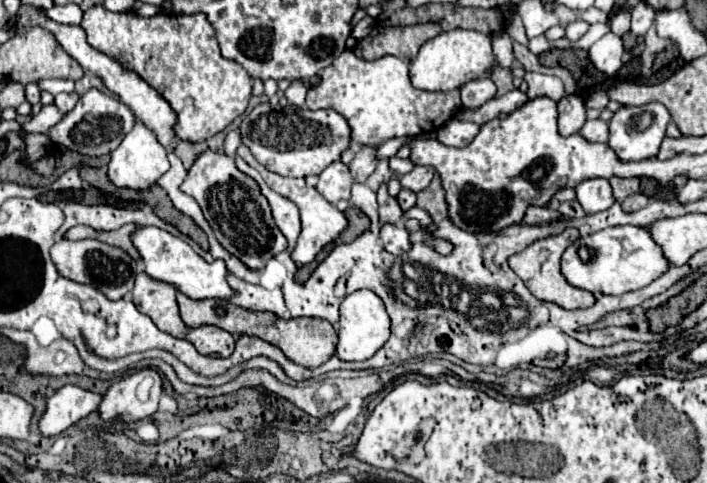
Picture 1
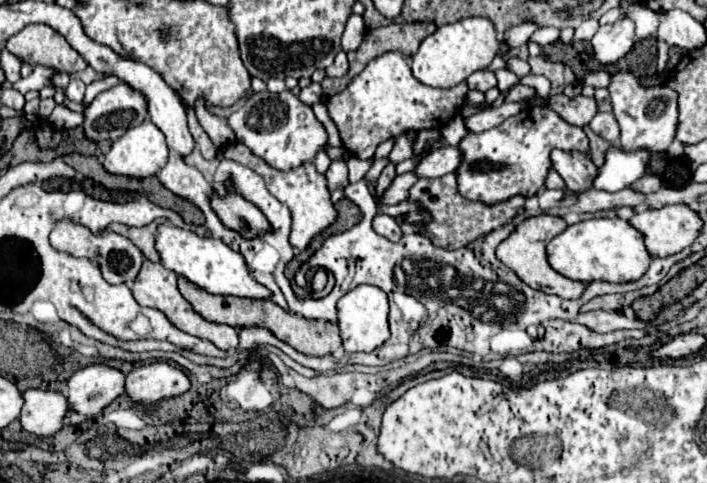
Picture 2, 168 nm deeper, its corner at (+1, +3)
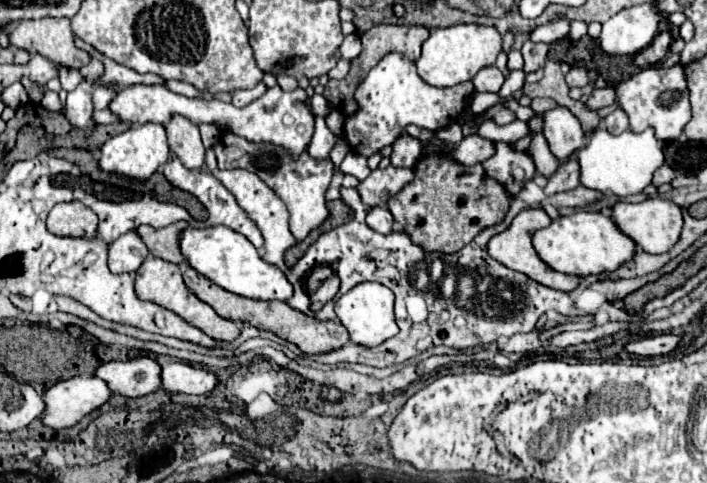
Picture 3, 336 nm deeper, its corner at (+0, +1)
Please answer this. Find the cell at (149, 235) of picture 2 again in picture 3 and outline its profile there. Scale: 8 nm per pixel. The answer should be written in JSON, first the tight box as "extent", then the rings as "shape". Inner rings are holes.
{"extent":[136,220,188,264],"shape":[[[180,220],[180,222],[174,222],[170,226],[164,226],[164,228],[152,228],[152,226],[138,226],[136,228],[136,234],[142,238],[142,242],[146,244],[148,252],[156,258],[162,258],[166,262],[172,262],[172,264],[184,264],[184,258],[178,250],[178,234],[188,228],[188,222]]]}

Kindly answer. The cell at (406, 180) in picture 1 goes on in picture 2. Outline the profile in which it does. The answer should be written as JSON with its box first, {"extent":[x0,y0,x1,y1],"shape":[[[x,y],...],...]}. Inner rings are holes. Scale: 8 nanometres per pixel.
{"extent":[415,144,461,178],"shape":[[[443,144],[441,148],[433,150],[429,156],[425,156],[417,168],[415,174],[419,178],[439,178],[443,174],[455,172],[461,164],[461,150],[457,146]]]}

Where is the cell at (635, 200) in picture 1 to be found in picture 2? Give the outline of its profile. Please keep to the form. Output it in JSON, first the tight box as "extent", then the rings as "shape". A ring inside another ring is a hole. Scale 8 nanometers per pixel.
{"extent":[631,174,661,194],"shape":[[[647,174],[647,176],[643,176],[641,180],[633,182],[631,188],[633,188],[635,192],[641,192],[641,194],[651,194],[651,192],[657,192],[657,190],[661,188],[661,180],[659,180],[659,176],[655,176],[655,174]]]}

